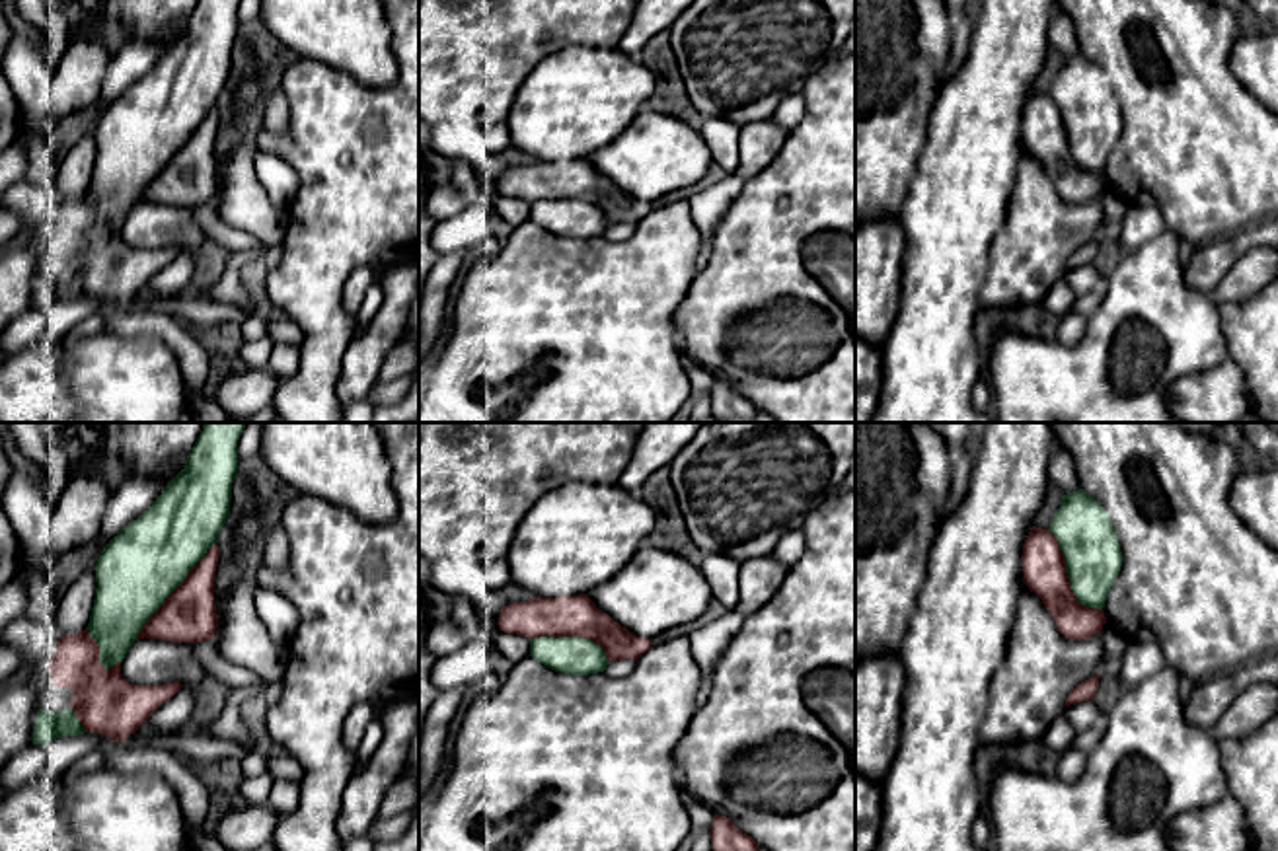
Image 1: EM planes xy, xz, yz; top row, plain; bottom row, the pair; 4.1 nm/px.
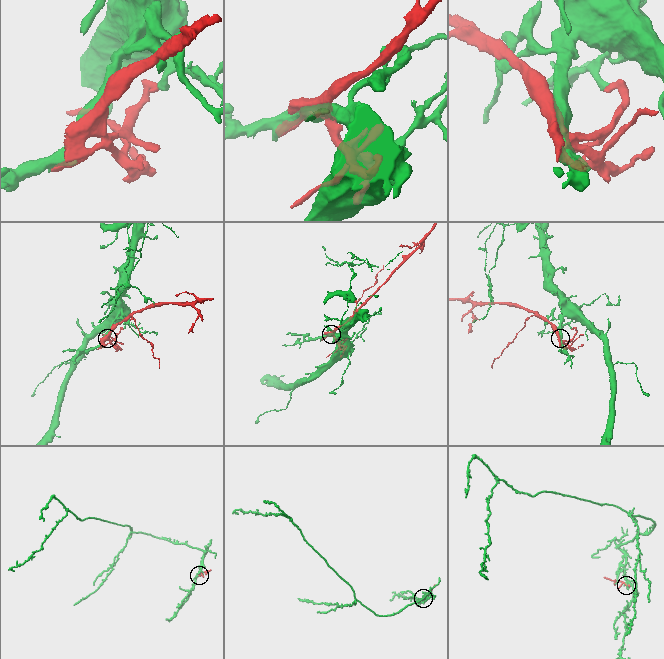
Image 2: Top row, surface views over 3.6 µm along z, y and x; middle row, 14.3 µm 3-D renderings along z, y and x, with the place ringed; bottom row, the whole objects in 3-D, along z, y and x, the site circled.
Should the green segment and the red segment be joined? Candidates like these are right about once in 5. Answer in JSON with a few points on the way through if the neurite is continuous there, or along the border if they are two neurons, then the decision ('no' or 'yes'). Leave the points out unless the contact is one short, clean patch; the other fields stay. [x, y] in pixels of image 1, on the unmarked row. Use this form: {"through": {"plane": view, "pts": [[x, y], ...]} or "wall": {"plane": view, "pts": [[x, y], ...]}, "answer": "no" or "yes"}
{"answer": "no"}

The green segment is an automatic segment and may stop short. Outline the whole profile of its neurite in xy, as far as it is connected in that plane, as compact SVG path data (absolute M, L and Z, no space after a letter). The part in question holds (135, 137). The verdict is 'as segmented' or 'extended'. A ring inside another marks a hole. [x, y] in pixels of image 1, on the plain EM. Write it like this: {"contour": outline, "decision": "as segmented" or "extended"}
{"contour": "M199 0L185 31L166 49L154 68L103 111L95 127L97 152L86 193L99 208L97 224L105 234L123 226L144 187L216 107L230 80L238 4L240 0Z", "decision": "as segmented"}

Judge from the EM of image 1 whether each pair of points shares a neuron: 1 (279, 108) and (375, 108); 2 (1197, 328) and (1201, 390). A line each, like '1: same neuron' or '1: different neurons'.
1: different neurons
2: different neurons

